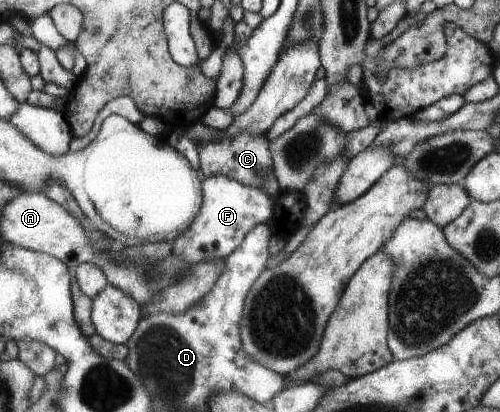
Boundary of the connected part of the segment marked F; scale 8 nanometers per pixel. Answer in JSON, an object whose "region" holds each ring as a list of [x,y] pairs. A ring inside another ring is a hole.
{"region":[[[212,175],[203,182],[203,204],[189,229],[172,243],[172,253],[195,265],[207,259],[228,258],[241,246],[250,230],[273,218],[275,200],[264,190],[249,187],[228,175]]]}

